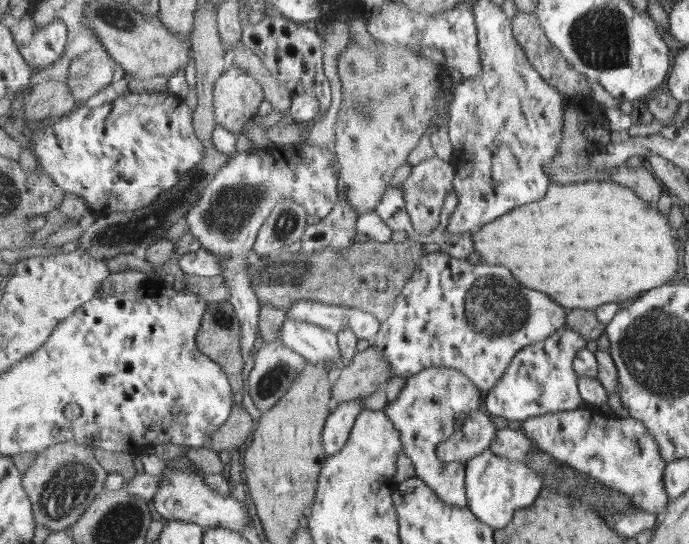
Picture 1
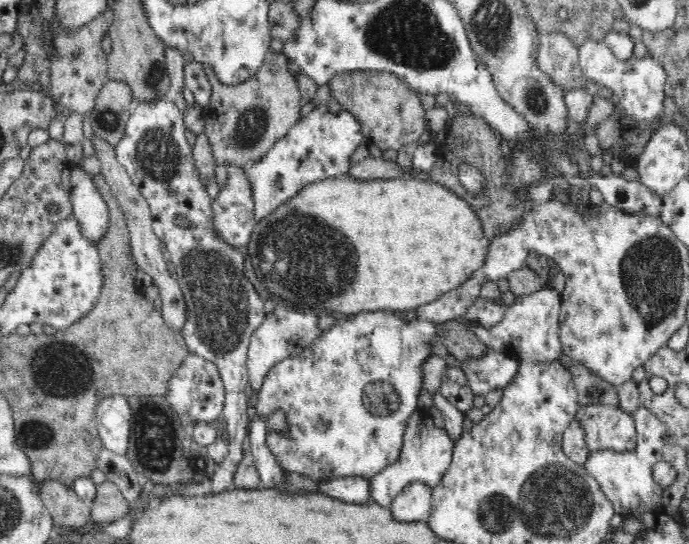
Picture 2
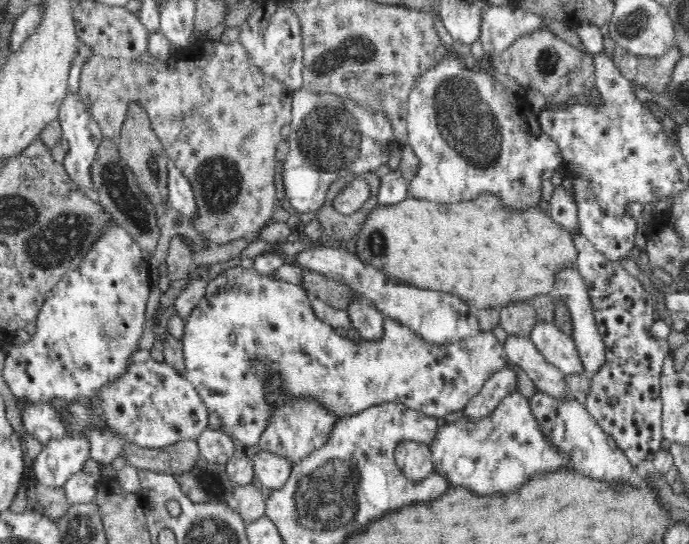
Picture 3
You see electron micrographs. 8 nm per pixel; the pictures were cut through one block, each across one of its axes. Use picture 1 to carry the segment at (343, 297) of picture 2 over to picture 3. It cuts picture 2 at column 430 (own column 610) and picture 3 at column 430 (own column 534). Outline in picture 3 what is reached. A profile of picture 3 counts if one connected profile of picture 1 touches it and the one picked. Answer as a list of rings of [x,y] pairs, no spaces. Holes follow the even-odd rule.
[[[484,193],[476,200],[442,205],[407,198],[394,206],[377,206],[358,232],[356,255],[364,263],[384,269],[392,279],[402,279],[422,289],[454,292],[474,310],[502,309],[514,302],[531,302],[540,294],[556,291],[556,278],[562,270],[575,270],[578,247],[574,233],[546,214],[538,205],[526,205],[516,211],[507,208],[498,195]]]

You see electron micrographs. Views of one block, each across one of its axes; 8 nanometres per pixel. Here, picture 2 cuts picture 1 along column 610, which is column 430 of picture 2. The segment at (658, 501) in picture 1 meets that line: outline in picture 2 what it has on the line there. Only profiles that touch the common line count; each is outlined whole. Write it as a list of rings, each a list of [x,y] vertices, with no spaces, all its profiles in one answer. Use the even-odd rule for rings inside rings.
[[[422,409],[414,410],[407,418],[402,438],[401,451],[397,461],[367,479],[369,498],[380,506],[390,506],[394,497],[404,486],[412,482],[422,482],[430,488],[436,486],[450,466],[454,439],[450,437],[445,428],[436,427],[430,415]]]

